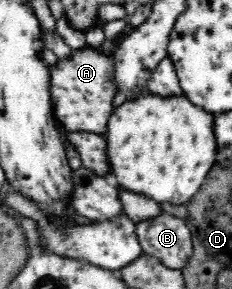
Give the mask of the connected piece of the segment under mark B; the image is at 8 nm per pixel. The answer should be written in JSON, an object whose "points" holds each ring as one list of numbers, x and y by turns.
{"points":[[162,213,136,226,146,254,156,257,166,268,182,270,193,255,193,232,186,220]]}

